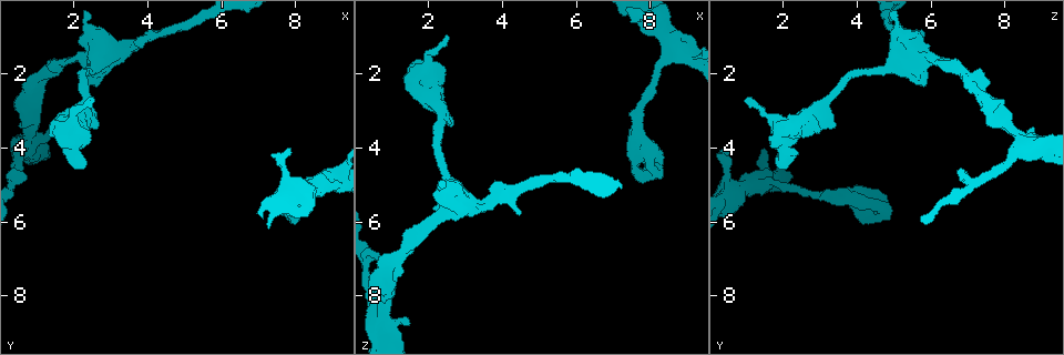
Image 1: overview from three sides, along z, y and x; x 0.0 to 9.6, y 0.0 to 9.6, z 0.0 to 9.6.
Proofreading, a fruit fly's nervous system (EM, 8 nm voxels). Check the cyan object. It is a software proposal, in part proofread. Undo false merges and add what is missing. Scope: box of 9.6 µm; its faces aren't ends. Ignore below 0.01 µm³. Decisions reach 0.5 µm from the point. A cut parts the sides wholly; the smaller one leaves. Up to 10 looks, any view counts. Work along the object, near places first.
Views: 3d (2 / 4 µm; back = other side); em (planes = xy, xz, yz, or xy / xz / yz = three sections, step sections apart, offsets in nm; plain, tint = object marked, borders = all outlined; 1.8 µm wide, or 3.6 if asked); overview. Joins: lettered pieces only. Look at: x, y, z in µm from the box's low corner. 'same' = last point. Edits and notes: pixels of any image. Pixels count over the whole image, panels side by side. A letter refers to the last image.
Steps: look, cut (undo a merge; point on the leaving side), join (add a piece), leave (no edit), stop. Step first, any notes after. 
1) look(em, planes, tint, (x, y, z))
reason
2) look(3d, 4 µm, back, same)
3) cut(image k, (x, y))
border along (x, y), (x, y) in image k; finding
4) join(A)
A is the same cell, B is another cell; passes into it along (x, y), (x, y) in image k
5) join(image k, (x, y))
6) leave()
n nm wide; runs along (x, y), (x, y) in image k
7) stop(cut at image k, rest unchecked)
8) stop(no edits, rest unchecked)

look(3d, 4 µm, back, (7.65, 5.30, 3.75))
four or more arms meet

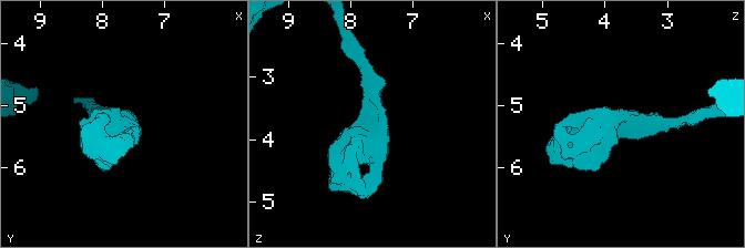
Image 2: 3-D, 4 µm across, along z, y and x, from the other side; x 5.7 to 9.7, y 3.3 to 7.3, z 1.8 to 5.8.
look(em, yz, step 16, tint, (7.65, 5.25, 3.80))

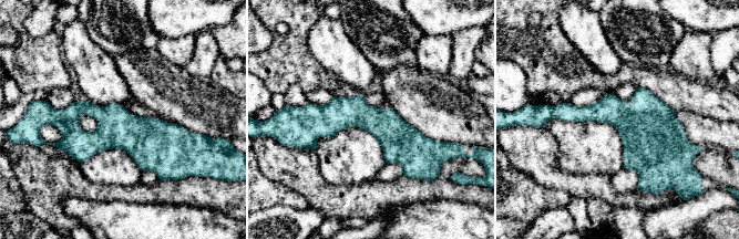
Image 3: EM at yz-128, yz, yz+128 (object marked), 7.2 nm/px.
look(em, planes, borders, same)
another direction

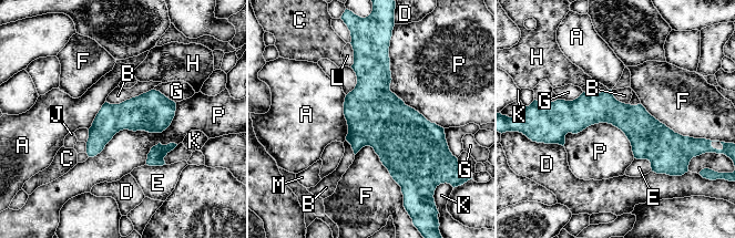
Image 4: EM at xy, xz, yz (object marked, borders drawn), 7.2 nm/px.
leave()
A, B, C, D, E, F, G, H, J, K, L, M and P are other cells; 4 arms; border along (153, 89), (119, 103), (105, 102) in image 4; continuous, no second neuron

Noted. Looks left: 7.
look(em, planes, borders, (0.75, 3.85, 8.55))
three arms meet

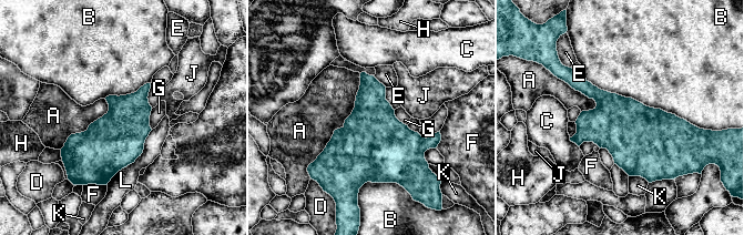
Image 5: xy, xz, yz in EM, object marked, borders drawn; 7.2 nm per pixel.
leave()
A, B, C, D, E, F, G, H, J, K and L are other cells; border along (360, 73), (352, 113), (309, 164) in image 5; all the same neuron

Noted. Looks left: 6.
look(em, planes, tint, (0.65, 4.70, 7.05))
free end

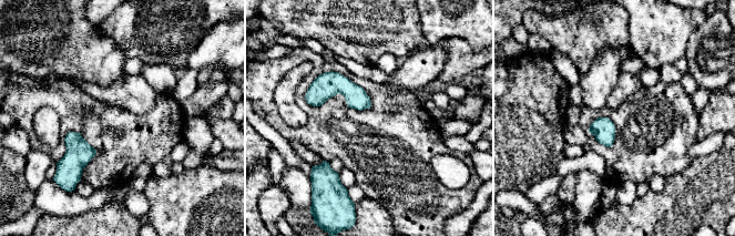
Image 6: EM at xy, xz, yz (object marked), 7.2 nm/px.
look(em, planes, borders, same)

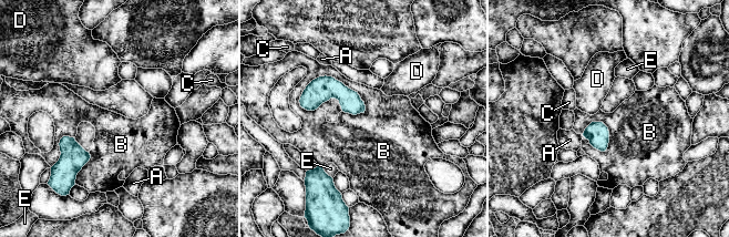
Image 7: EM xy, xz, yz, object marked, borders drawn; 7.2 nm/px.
leave()
B touches over 500 nm; A, B, C, D and E are other cells; border along (298, 100), (331, 75), (366, 110) in image 7; no lettered piece goes on from it

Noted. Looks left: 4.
look(3d, 4 µm, (2.05, 3.75, 1.95))
branch point

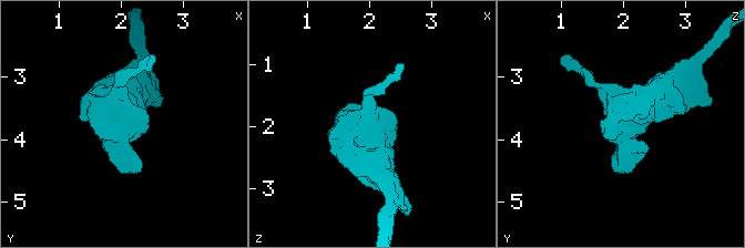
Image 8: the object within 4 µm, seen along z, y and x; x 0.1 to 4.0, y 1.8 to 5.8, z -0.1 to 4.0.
look(em, xy, step 4, tint, (2.05, 3.75, 2.00))

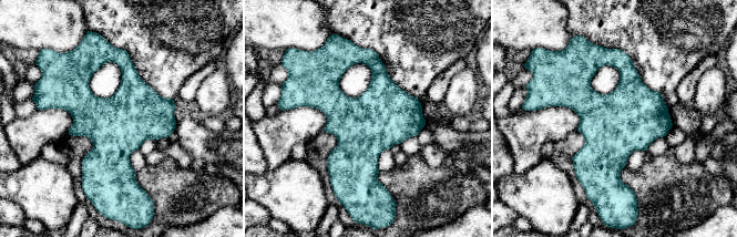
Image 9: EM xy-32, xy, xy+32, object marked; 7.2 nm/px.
look(em, planes, borders, same)
another direction

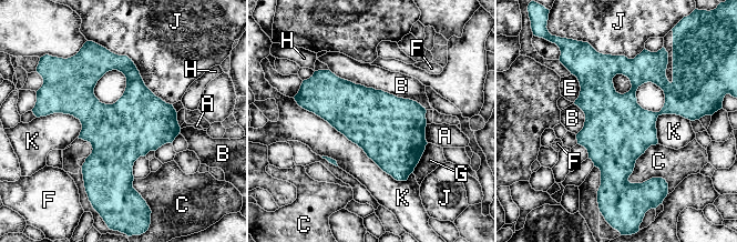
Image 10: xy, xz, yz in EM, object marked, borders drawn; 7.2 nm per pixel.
leave()
440 nm wide; K touches over 1000 nm; A, B, C, E, F, G, H, J and K are other cells; all the same neuron

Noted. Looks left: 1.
stop(no edits, rest unchecked)

